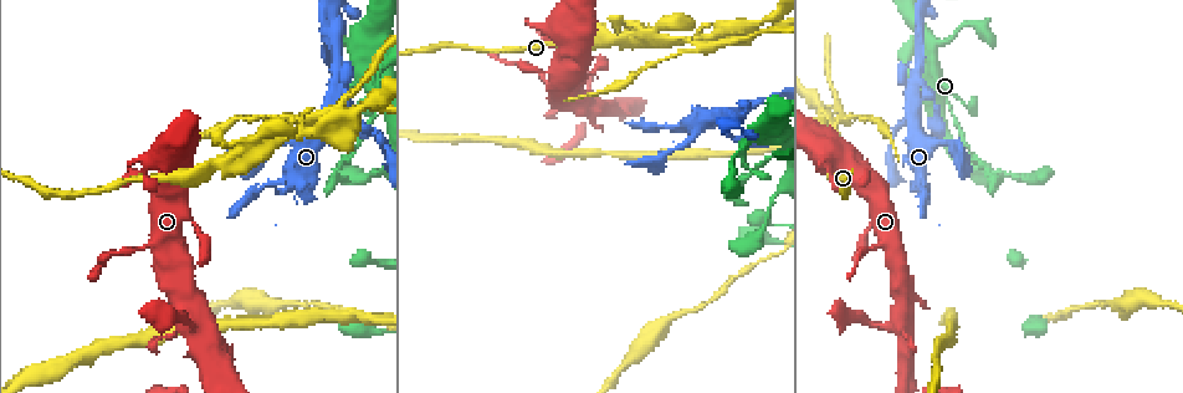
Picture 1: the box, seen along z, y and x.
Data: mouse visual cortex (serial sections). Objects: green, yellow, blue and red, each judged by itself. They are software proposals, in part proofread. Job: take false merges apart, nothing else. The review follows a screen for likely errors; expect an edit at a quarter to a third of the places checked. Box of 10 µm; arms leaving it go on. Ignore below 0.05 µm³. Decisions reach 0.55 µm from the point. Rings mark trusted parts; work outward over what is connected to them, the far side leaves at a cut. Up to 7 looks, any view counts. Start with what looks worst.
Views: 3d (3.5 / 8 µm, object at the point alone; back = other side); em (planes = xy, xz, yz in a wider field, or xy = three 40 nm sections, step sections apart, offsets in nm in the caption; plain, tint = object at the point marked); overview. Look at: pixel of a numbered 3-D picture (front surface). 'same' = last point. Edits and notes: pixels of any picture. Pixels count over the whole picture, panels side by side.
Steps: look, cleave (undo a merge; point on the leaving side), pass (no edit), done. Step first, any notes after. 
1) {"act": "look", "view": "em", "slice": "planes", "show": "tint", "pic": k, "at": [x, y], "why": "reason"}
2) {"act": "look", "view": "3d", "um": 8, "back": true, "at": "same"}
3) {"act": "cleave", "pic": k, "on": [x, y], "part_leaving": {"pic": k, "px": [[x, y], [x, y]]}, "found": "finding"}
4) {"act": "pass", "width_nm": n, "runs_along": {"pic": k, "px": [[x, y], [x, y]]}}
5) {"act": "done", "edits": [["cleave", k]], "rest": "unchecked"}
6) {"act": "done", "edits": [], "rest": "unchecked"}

{"act": "look", "view": "3d", "um": 3.5, "pic": 1, "at": [912, 113], "why": "abrupt turn"}

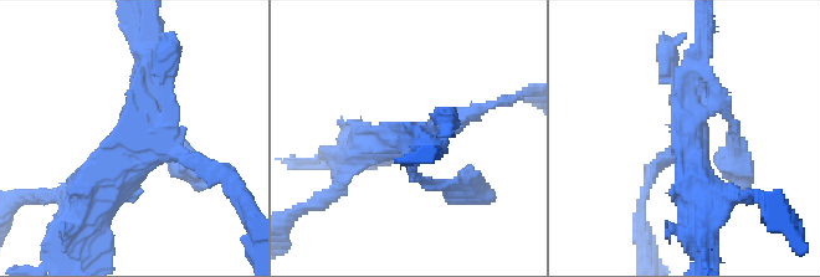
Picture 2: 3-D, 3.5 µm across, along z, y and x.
{"act": "look", "view": "em", "slice": "xy", "step": 1, "show": "tint", "pic": 2, "at": [408, 141], "why": "now the EM"}

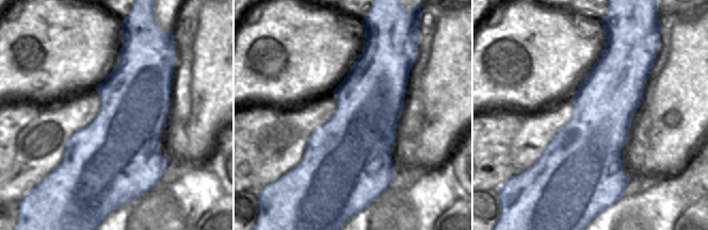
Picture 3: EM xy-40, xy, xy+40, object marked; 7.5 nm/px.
{"act": "pass", "runs_along": {"pic": 2, "px": [[86, 205], [136, 132], [147, 60]]}, "found": "continuous, no second cell"}

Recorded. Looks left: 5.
{"act": "look", "view": "3d", "um": 3.5, "back": true, "pic": 1, "at": [922, 28], "why": "abrupt turn"}

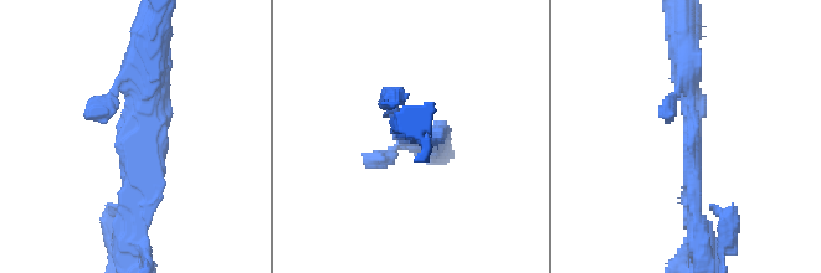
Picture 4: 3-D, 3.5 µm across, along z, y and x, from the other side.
{"act": "look", "view": "em", "slice": "xy", "step": 1, "show": "tint", "pic": 4, "at": [689, 142], "why": "need the tissue"}

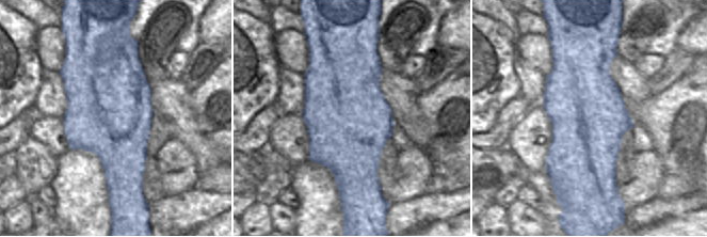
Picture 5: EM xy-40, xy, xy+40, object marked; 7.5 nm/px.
{"act": "look", "view": "em", "slice": "xy", "step": 3, "show": "tint", "at": "same"}

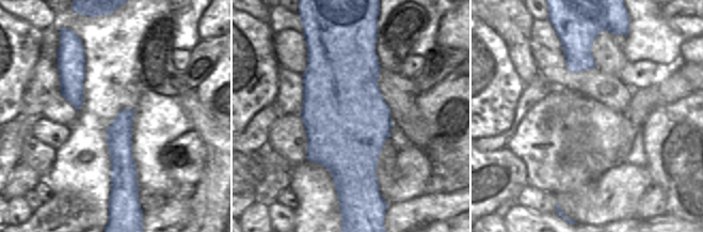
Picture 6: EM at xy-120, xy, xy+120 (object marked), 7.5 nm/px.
{"act": "pass", "runs_along": {"pic": 4, "px": [[701, 227], [687, 89], [675, 93]]}, "found": "one cell here"}

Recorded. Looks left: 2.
{"act": "look", "view": "3d", "um": 8, "pic": 1, "at": [928, 185]}

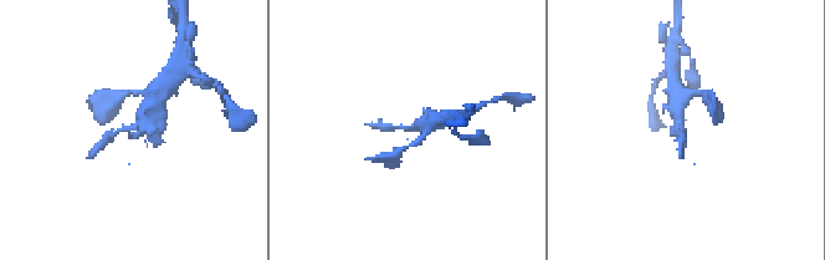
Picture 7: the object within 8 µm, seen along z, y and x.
{"act": "look", "view": "em", "slice": "xy", "step": 5, "show": "tint", "at": "same"}

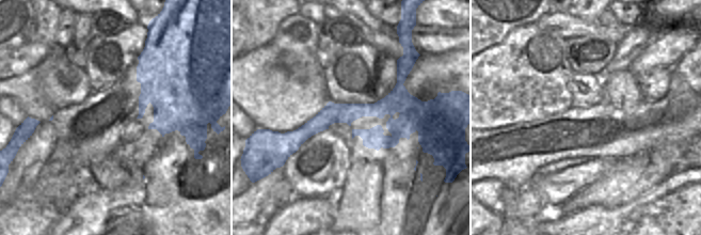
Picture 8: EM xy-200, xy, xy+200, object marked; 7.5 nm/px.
{"act": "pass", "runs_along": {"pic": 7, "px": [[155, 105], [144, 122], [122, 128], [98, 147]]}, "found": "all the same cell"}

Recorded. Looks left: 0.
{"act": "done", "edits": [], "rest": "unchecked"}

